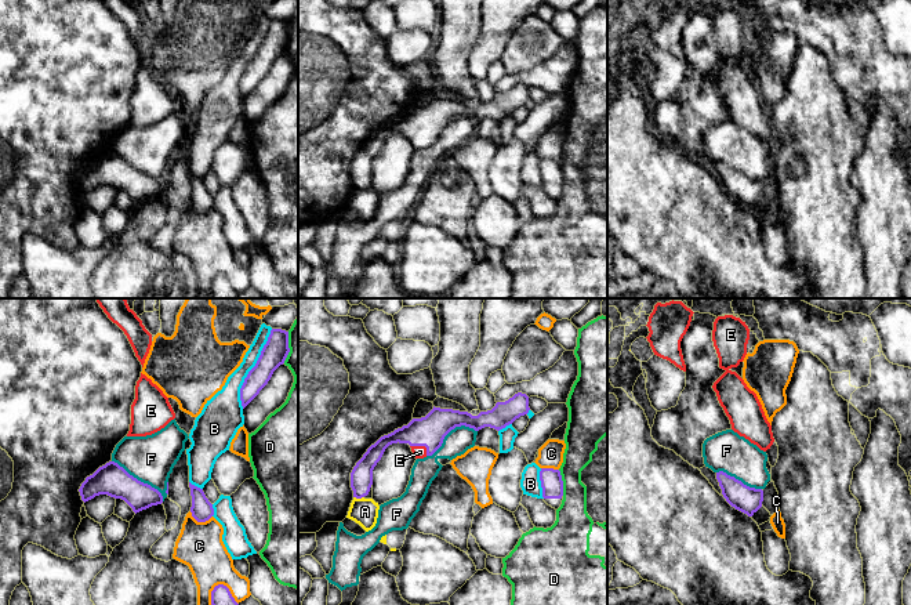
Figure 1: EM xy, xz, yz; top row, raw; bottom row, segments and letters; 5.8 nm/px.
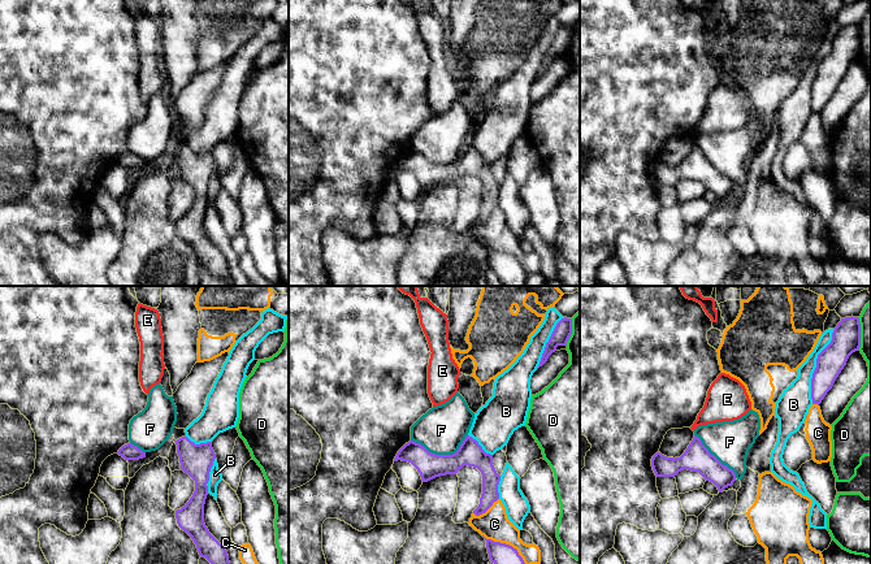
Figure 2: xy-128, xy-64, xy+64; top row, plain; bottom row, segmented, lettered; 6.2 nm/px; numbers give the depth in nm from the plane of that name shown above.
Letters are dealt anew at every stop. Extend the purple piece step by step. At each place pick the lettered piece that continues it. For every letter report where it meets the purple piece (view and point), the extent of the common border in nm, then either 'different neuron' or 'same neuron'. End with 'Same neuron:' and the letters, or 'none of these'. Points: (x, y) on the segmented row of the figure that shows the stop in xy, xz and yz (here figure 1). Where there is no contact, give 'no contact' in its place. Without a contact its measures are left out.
A: meets purple in xz at (359, 497); contact 60 nm long; different neuron
B: meets purple in xy at (251, 369); contact 500 nm long; different neuron
C: meets purple in xy at (200, 521); contact 140 nm long; different neuron
D: meets purple in xz at (562, 482); contact 160 nm long; different neuron
E: meets purple in xz at (421, 445); contact 120 nm long; same neuron
F: meets purple in xy at (140, 481); contact 380 nm long; different neuron
Same neuron: E

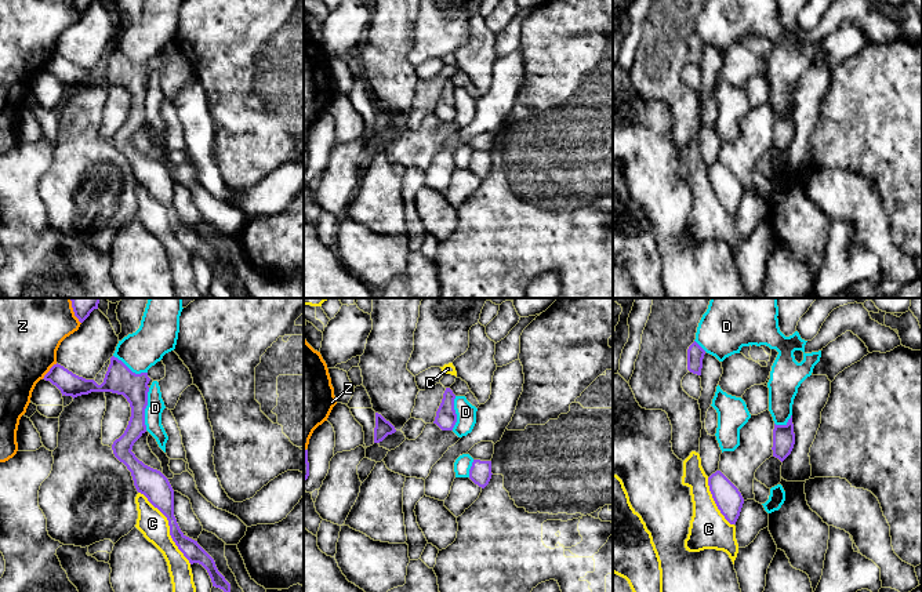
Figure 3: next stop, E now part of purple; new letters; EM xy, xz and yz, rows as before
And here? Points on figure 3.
C: meets purple in xy at (170, 527); contact 500 nm long; different neuron
D: meets purple in xy at (145, 407); contact 240 nm long; different neuron
Z: meets purple in xy at (50, 370); contact 130 nm long; different neuron
Same neuron: none of these

